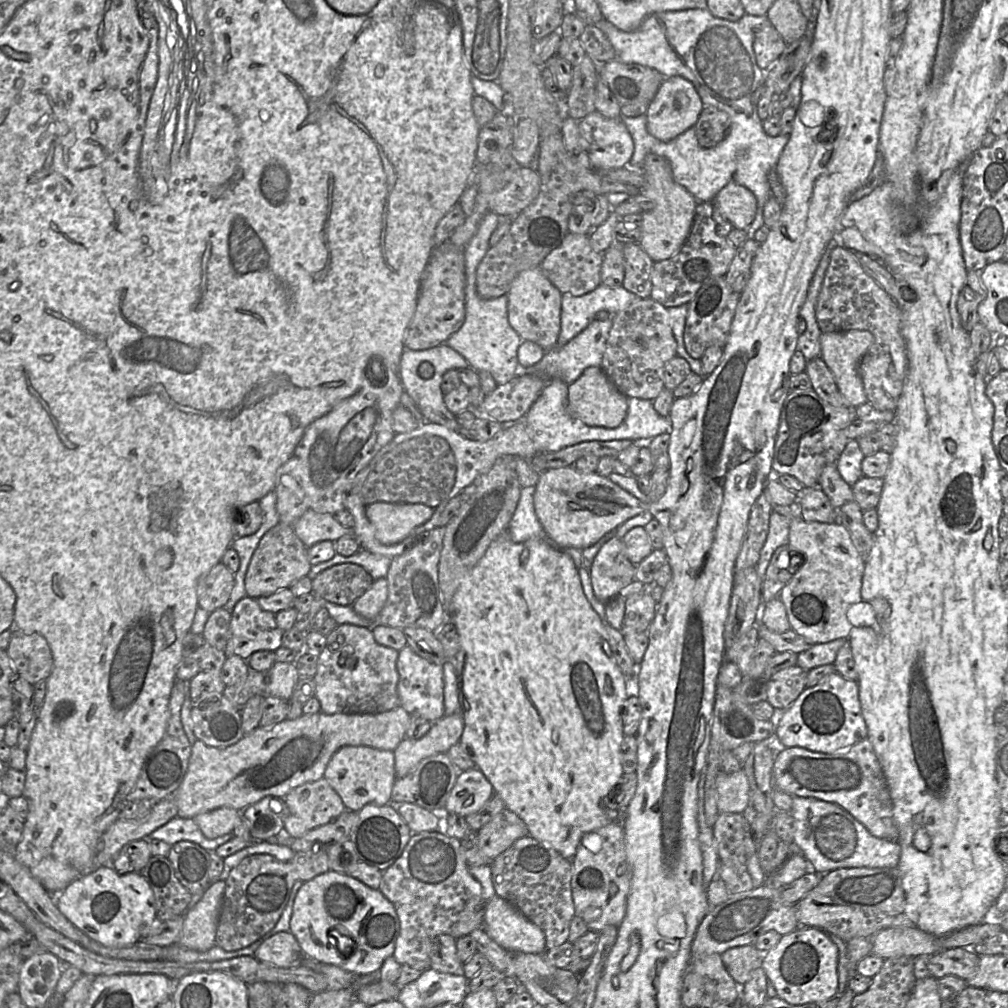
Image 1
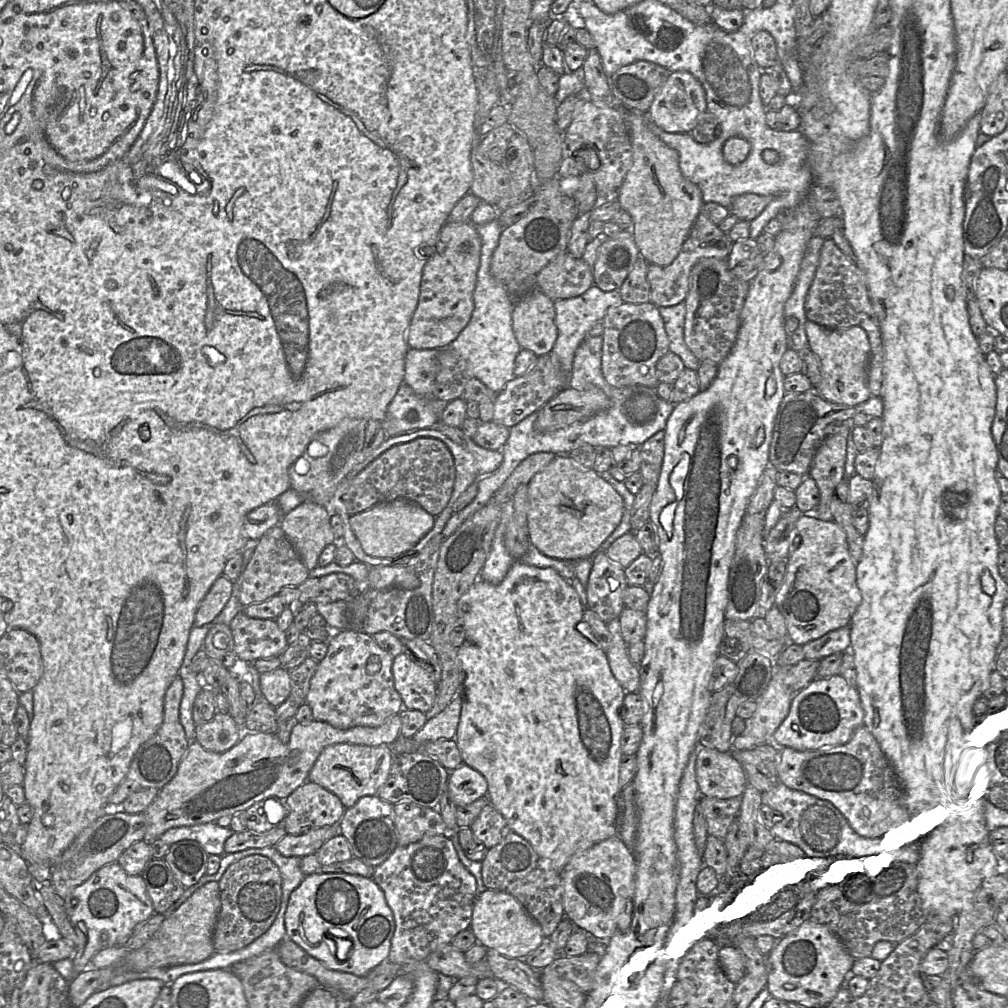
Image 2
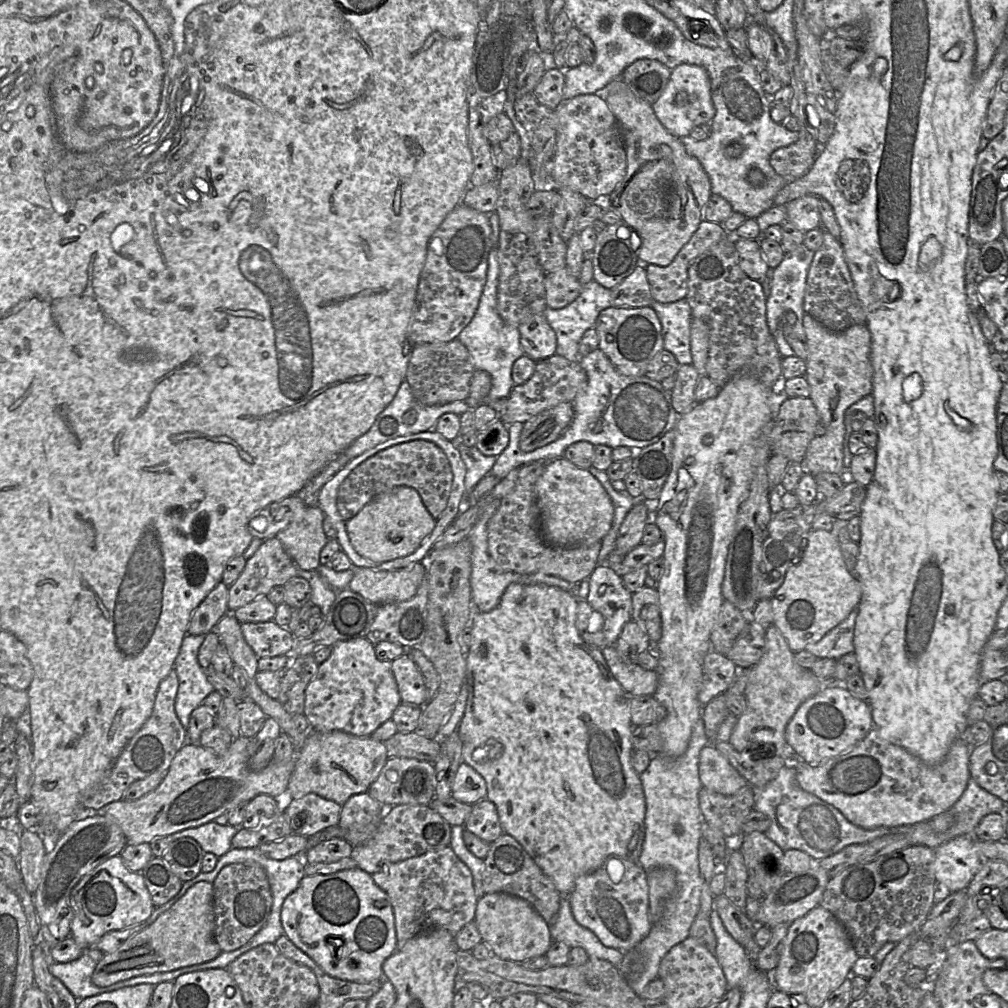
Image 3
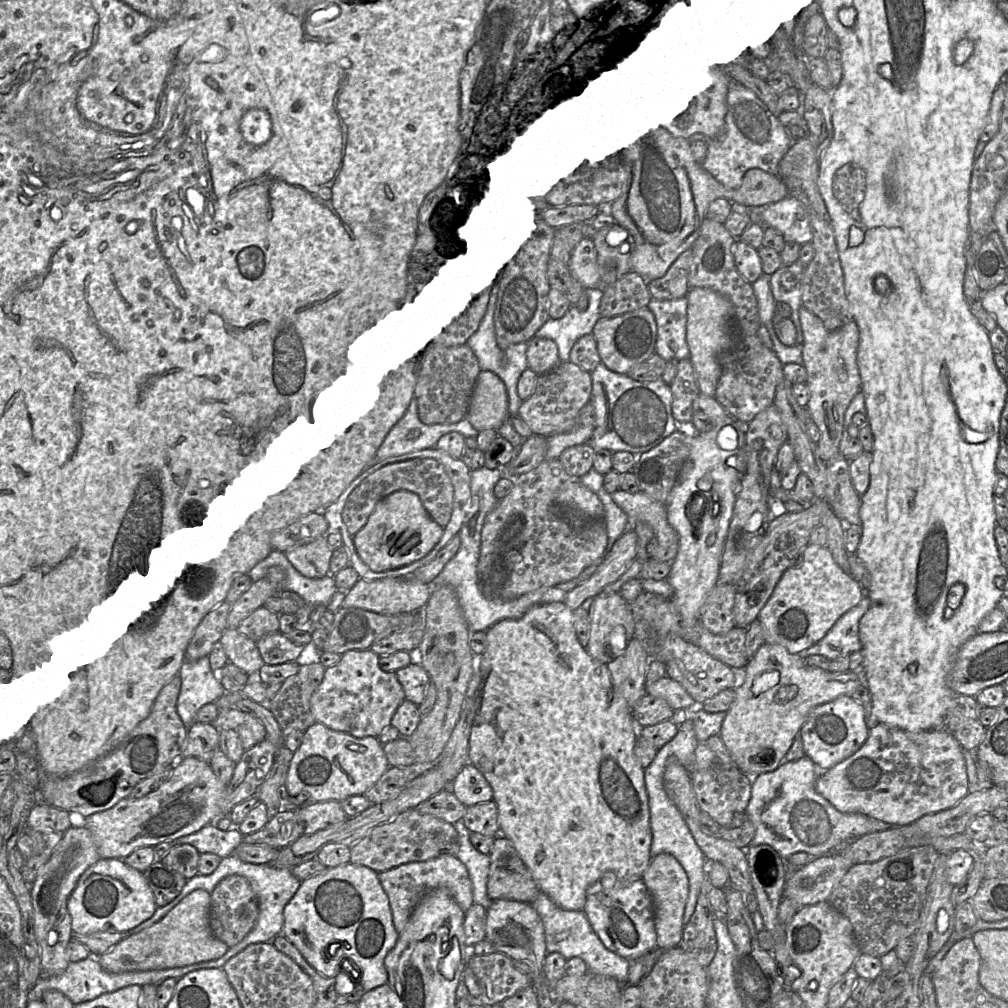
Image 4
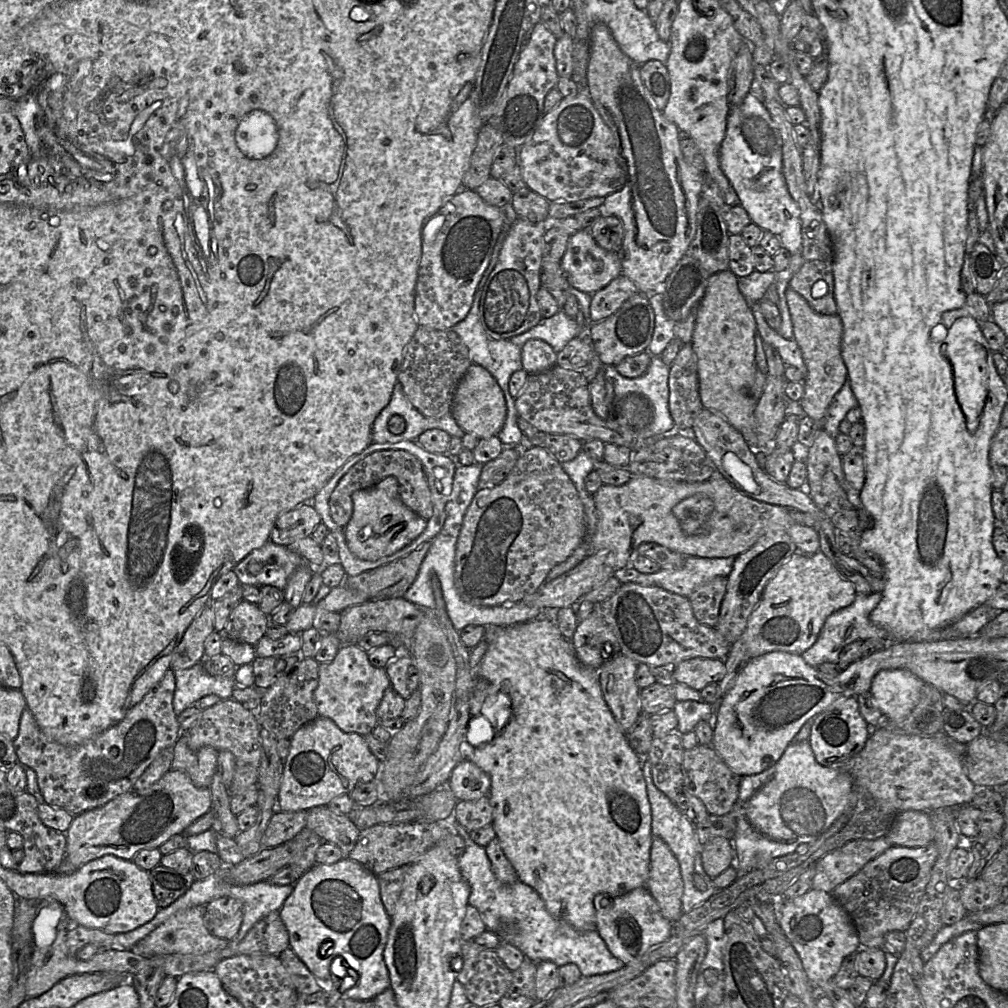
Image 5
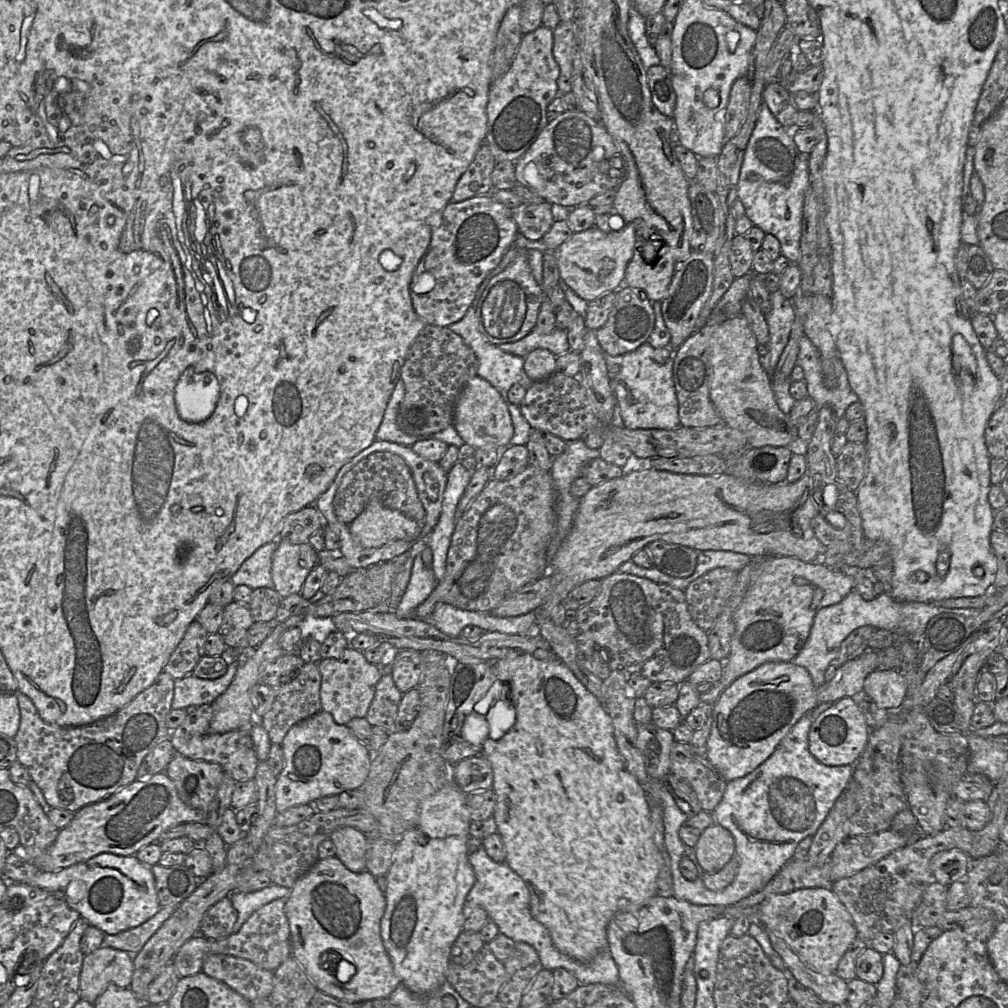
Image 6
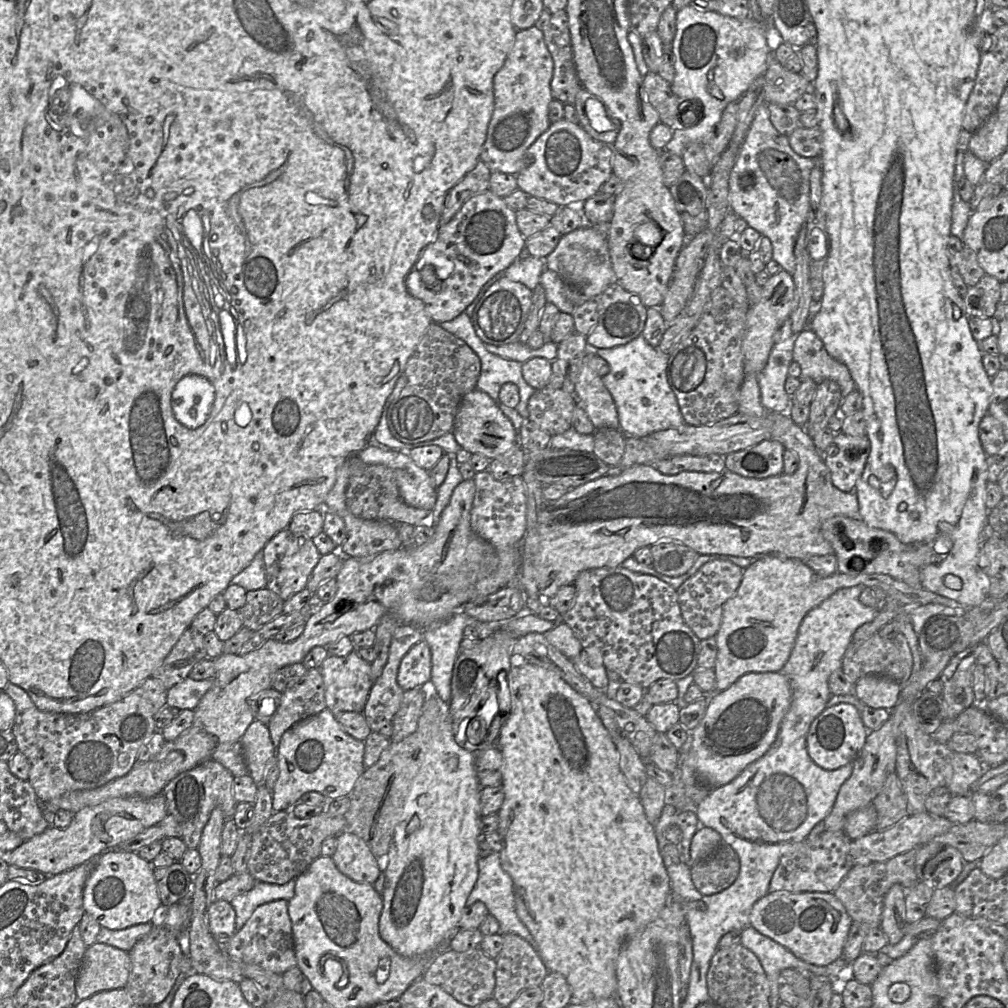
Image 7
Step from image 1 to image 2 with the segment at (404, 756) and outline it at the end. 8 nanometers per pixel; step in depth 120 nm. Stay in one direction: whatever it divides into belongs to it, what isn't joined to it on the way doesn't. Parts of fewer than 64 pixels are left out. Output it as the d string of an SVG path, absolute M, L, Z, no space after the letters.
M458 693L441 713L429 718L412 738L419 744L454 739L461 717L461 710L462 697Z

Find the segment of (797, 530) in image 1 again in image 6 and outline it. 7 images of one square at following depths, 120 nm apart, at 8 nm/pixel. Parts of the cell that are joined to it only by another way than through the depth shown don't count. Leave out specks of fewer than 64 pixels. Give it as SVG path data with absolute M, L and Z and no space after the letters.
M791 556L767 557L753 574L753 582L743 601L734 613L735 632L729 656L723 663L722 676L712 688L700 694L701 703L715 704L721 693L736 679L768 662L791 662L805 644L817 612L841 602L853 589L854 579L831 569L820 561L804 562Z

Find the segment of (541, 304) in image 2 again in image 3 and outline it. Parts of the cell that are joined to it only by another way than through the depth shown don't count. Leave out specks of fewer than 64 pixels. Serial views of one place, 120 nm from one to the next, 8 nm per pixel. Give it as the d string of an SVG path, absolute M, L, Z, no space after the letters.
M544 313L534 314L523 320L517 329L525 355L538 362L555 355L556 334Z

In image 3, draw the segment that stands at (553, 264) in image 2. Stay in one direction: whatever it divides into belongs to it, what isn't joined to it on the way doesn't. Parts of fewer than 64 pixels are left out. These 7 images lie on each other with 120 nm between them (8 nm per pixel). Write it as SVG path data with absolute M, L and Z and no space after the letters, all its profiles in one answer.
M566 267L547 273L544 286L546 305L552 309L561 309L569 305L583 289L578 277L572 275Z

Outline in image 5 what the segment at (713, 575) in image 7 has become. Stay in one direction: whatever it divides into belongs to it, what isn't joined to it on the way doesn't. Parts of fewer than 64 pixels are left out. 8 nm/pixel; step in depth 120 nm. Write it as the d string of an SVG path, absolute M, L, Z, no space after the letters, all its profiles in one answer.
M715 577L696 588L688 600L693 614L698 622L709 627L715 627L720 608L727 591L727 577Z

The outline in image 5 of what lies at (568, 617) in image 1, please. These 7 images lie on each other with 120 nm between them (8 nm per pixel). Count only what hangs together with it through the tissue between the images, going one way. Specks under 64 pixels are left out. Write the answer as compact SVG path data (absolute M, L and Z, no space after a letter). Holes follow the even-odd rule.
M533 619L507 627L487 627L488 633L485 640L488 648L479 668L479 678L495 686L497 690L487 696L497 695L504 691L509 702L502 700L497 709L493 711L494 722L487 718L493 729L501 727L495 732L494 738L480 746L472 746L468 740L461 743L461 752L465 759L470 760L491 778L491 788L488 794L493 807L493 827L496 838L499 839L502 849L515 868L521 882L532 887L544 901L546 910L554 918L565 921L579 931L596 930L596 911L594 897L598 894L606 894L610 898L622 896L636 888L645 887L649 867L650 849L653 840L651 832L651 809L647 797L646 784L642 775L641 760L631 748L627 736L622 732L608 708L600 688L598 670L591 669L580 663L573 652L569 640L561 634L556 619ZM511 701L511 703L510 703ZM511 708L511 712L507 710ZM504 709L504 713L497 717L497 711ZM510 716L510 718L508 718ZM504 724L506 725L504 726ZM504 726L504 727L503 727Z

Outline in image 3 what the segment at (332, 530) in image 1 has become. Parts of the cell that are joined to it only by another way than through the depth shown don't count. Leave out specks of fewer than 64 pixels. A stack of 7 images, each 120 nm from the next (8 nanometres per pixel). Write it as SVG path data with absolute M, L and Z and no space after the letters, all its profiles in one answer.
M308 505L277 537L298 569L316 570L320 566L320 552L329 538L323 530L325 515L317 505Z

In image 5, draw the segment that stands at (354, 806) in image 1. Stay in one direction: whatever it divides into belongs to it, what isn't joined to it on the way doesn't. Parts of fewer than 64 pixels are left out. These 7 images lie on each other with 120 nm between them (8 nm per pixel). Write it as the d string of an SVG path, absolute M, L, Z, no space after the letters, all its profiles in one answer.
M318 716L298 729L290 740L278 795L280 811L327 806L333 798L350 793L357 784L373 781L380 773L382 763L371 752L364 736L344 732L330 718Z

